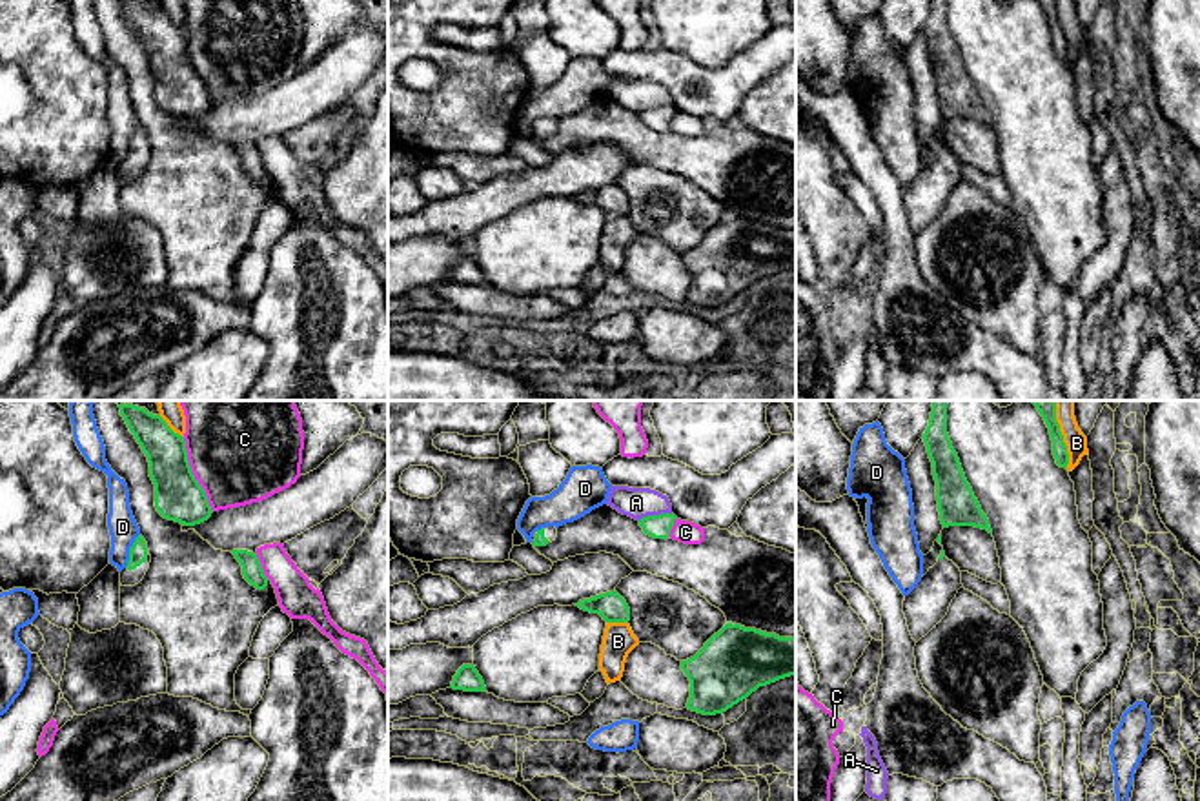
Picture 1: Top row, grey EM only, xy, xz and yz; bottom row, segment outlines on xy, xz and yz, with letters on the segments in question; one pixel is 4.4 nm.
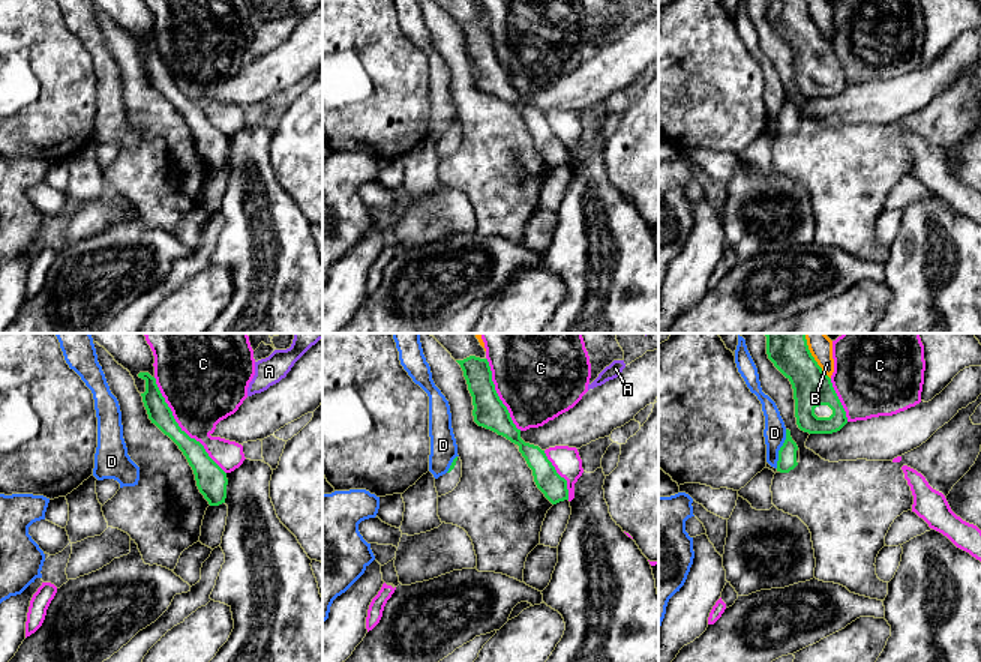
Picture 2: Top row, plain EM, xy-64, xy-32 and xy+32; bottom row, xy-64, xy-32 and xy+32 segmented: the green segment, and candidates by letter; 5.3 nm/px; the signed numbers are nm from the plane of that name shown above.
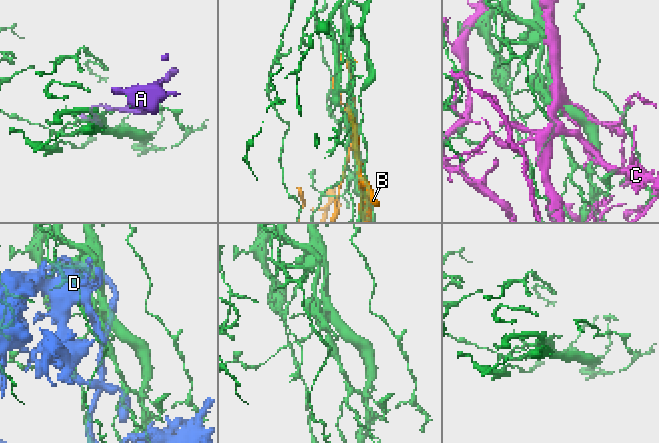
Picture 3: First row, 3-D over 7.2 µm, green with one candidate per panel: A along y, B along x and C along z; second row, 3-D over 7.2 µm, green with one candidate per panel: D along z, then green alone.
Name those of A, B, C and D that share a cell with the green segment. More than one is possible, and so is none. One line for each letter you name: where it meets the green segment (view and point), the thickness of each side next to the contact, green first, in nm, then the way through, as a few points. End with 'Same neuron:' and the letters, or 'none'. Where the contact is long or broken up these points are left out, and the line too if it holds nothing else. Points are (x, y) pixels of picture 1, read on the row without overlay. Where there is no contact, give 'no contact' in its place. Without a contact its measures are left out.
Same neuron: none

